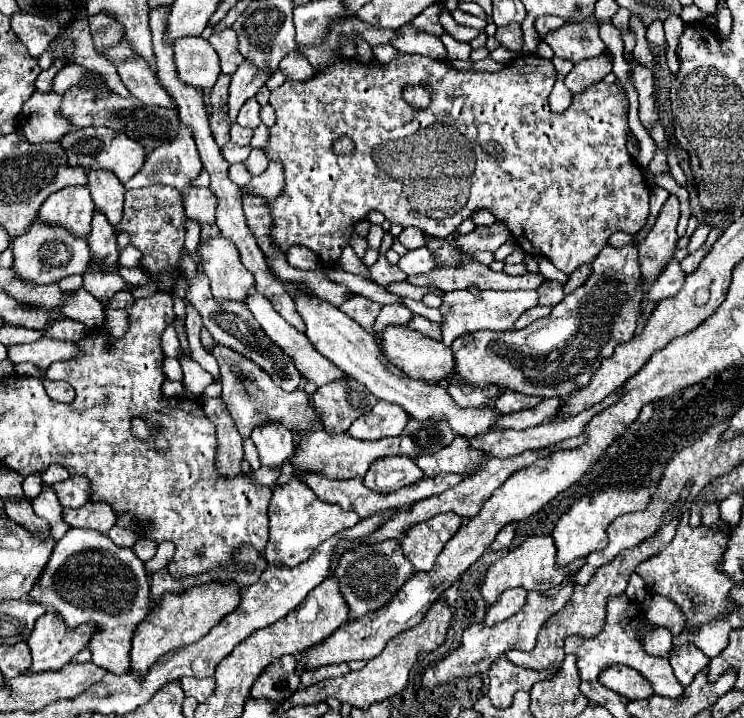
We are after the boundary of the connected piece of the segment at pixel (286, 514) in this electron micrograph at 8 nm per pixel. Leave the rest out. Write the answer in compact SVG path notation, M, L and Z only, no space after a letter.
M290 478L286 484L276 484L272 488L268 518L270 518L270 540L266 546L266 562L284 568L294 568L302 564L324 540L346 528L352 528L360 520L356 512L346 512L336 504L322 502L308 486L304 486L296 478Z

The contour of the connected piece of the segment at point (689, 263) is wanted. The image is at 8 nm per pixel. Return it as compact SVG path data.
M700 246L696 252L692 252L686 260L682 260L682 266L684 266L684 272L694 272L698 266L700 266L700 262L704 260L704 256L708 254L708 250L706 250L706 246Z

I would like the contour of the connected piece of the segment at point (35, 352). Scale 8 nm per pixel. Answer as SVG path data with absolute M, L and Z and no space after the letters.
M40 338L40 342L14 344L8 348L8 360L12 364L32 362L42 370L46 370L52 362L72 360L76 358L76 354L78 354L78 348L74 342L64 342L54 338Z

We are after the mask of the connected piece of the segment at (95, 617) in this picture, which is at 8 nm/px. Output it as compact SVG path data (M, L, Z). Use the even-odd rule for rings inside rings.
M70 528L56 542L52 558L40 576L40 586L32 590L30 598L56 610L68 626L78 626L88 620L96 622L100 630L88 644L92 662L118 676L130 672L132 636L138 622L150 612L148 574L144 562L130 548L116 546L108 536L96 534L96 530Z

